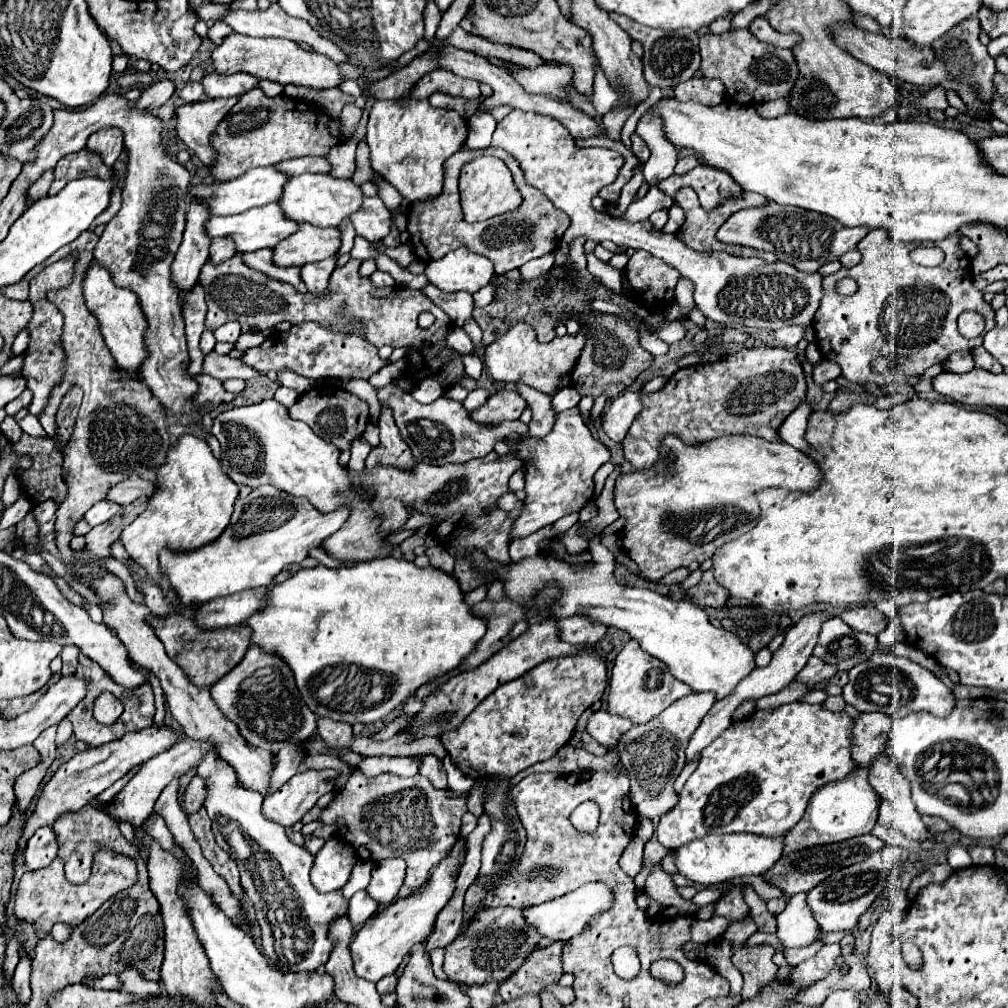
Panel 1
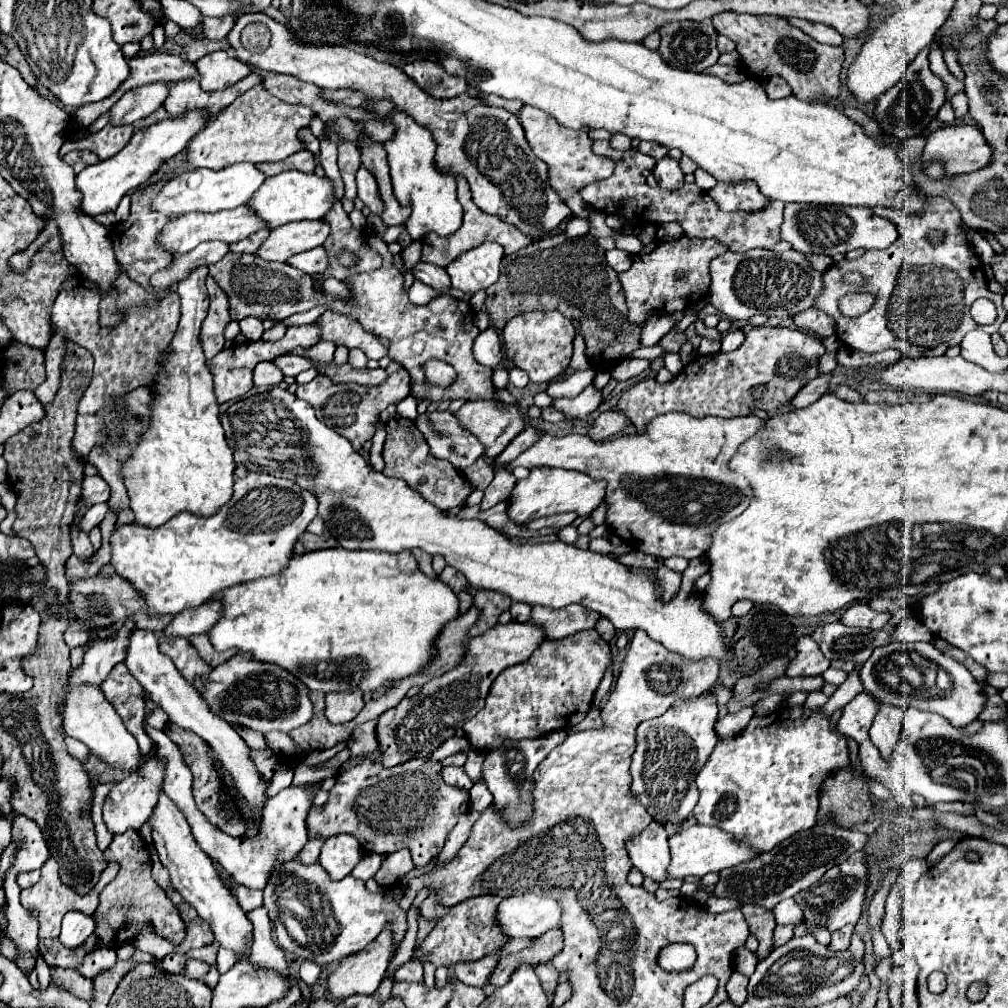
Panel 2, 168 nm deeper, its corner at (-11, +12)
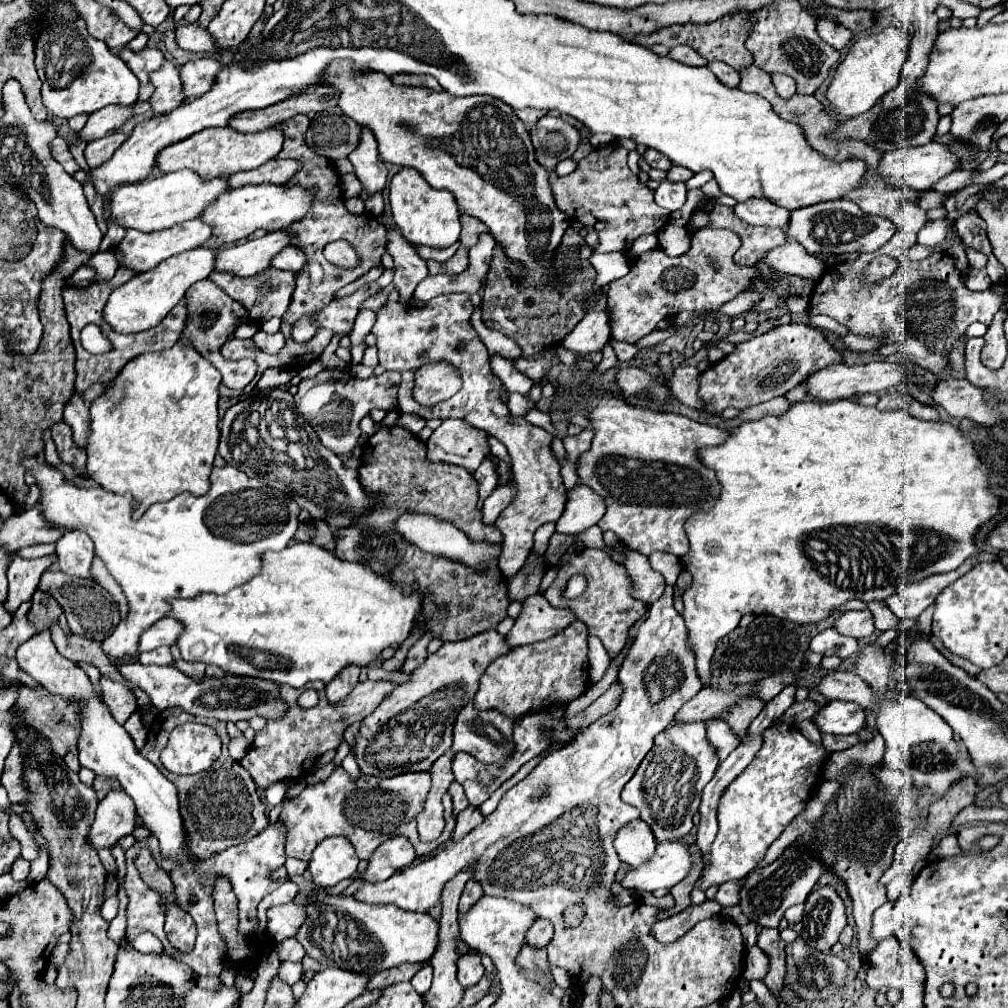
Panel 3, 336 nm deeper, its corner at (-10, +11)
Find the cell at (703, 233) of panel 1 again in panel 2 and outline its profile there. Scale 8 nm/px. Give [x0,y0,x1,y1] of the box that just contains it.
[580,141,790,251]

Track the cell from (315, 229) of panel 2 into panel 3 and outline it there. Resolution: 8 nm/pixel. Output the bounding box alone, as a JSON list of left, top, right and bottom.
[213,232,291,276]

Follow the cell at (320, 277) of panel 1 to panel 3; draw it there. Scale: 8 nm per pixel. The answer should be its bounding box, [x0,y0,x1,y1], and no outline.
[271,246,305,272]

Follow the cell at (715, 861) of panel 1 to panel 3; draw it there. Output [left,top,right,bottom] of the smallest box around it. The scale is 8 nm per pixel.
[619,842,691,892]

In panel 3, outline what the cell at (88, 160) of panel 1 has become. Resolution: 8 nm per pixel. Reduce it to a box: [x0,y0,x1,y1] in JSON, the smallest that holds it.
[49,138,79,174]

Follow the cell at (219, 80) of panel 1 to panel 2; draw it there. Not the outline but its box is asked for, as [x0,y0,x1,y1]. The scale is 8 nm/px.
[196,51,252,91]

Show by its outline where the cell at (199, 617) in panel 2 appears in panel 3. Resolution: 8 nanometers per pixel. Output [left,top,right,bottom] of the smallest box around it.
[139,618,181,652]

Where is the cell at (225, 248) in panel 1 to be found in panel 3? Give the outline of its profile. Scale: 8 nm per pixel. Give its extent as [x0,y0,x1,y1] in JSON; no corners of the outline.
[103,248,215,334]

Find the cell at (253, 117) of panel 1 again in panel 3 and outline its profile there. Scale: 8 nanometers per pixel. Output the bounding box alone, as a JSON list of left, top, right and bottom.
[155,126,283,180]

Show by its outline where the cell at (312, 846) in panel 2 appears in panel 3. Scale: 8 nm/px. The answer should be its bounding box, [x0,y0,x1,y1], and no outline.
[285,858,307,876]

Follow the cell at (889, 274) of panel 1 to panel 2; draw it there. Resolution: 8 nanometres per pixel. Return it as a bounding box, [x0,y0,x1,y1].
[816,197,1006,357]

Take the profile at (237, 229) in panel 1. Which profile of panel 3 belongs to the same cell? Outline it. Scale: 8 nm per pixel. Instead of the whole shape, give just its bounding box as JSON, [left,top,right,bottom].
[117,220,211,274]

